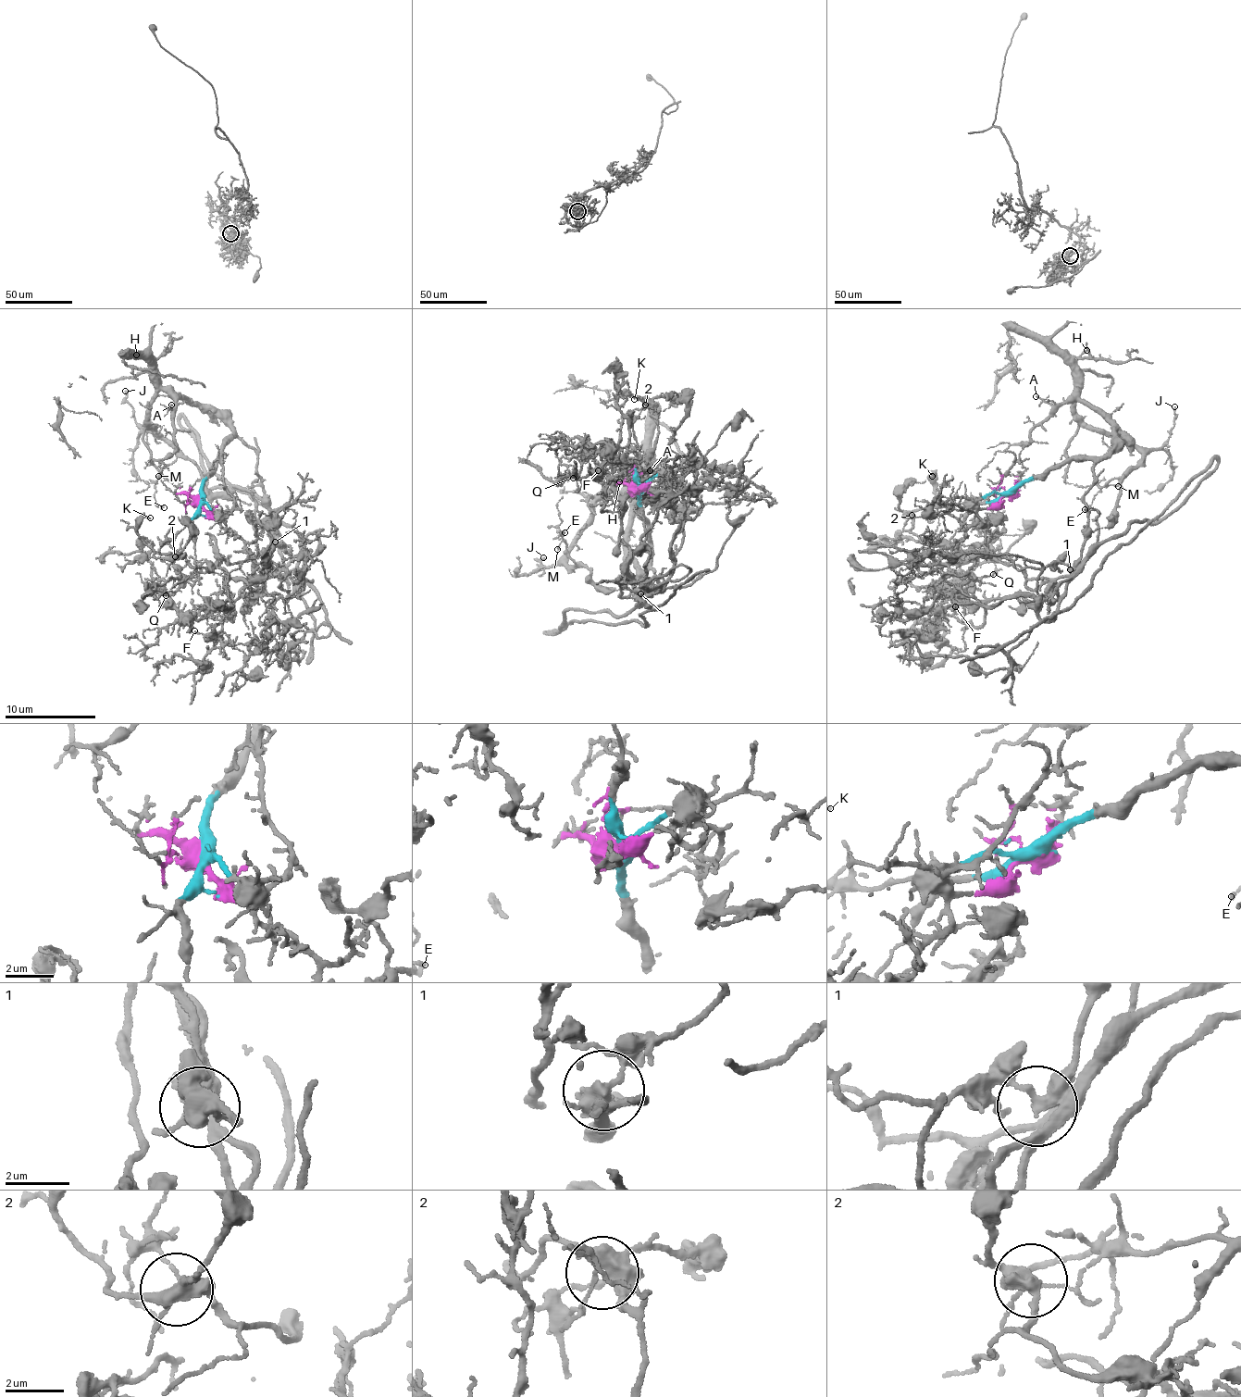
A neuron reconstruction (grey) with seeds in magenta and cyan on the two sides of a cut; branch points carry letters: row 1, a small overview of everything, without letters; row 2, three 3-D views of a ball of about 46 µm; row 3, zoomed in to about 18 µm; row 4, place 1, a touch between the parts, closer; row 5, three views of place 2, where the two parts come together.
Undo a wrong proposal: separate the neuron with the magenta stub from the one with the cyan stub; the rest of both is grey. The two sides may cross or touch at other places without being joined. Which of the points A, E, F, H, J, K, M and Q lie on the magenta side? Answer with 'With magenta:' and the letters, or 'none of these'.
With magenta: F, K, Q

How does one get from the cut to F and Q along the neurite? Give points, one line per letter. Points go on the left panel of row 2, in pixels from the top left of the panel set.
F: (202, 501), (257, 563), (277, 545), (290, 551), (275, 537), (284, 567), (233, 600), (222, 638), (194, 630)
Q: (202, 501), (257, 563), (290, 574), (287, 600), (233, 577), (217, 605), (176, 608), (161, 580), (167, 596)

